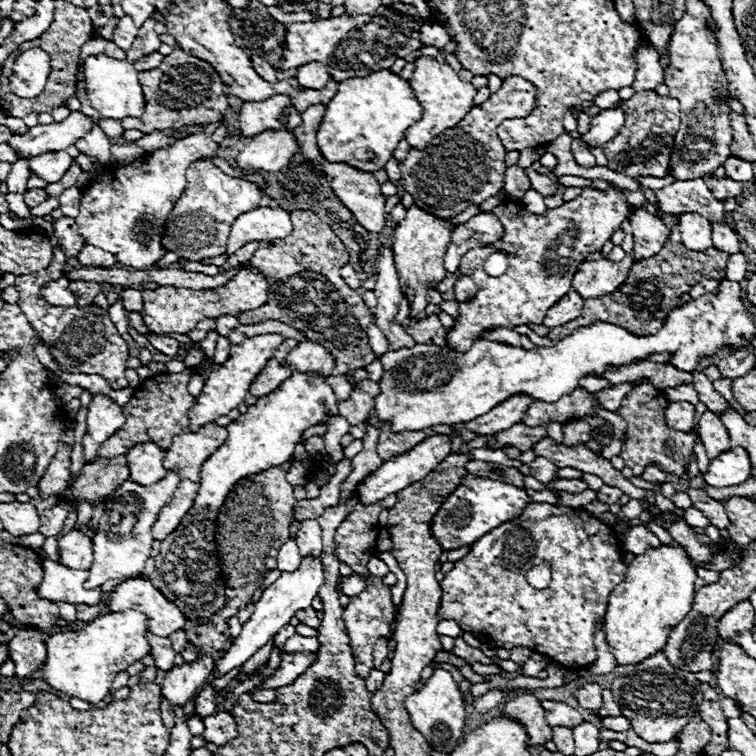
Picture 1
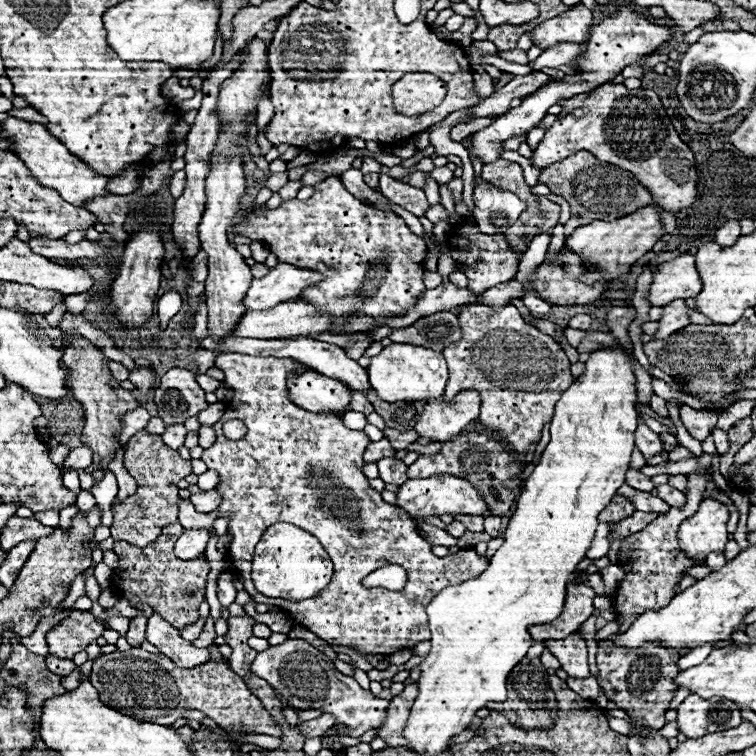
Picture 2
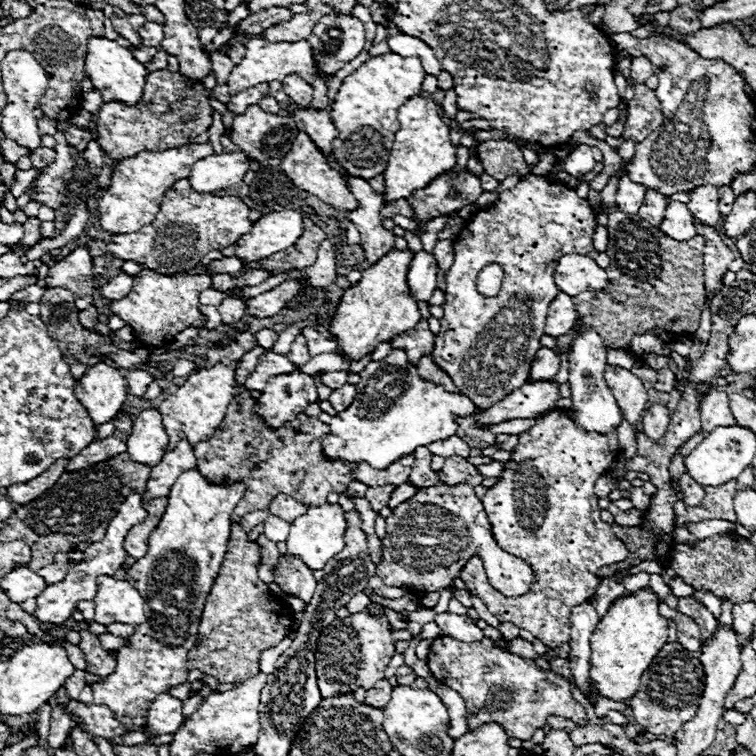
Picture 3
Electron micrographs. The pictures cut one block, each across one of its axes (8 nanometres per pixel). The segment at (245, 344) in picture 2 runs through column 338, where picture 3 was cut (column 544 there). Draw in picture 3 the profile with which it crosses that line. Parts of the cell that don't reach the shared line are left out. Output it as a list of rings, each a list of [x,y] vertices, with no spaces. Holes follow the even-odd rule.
[[[540,348],[532,360],[530,368],[530,378],[528,382],[540,382],[540,380],[550,380],[556,372],[560,370],[560,358],[550,350],[550,348]]]

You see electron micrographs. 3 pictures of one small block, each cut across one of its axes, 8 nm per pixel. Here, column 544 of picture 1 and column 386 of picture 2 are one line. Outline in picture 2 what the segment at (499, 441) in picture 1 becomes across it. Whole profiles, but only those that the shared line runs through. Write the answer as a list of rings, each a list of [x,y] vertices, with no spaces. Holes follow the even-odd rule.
[[[386,428],[386,430],[384,430],[384,436],[390,440],[390,444],[392,444],[396,450],[406,448],[408,444],[412,444],[412,442],[416,442],[416,440],[420,438],[420,436],[418,436],[418,432],[414,432],[414,430],[410,430],[410,432],[402,434],[402,432],[396,432],[396,430],[390,430],[390,428]]]

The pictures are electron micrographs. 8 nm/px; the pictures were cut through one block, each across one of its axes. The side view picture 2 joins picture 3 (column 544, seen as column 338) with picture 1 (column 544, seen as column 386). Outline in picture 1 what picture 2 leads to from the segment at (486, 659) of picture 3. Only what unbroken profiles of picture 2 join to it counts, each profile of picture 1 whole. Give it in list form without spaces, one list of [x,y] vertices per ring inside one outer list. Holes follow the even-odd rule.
[[[544,700],[544,710],[546,710],[546,722],[554,726],[566,726],[566,728],[576,728],[576,724],[582,724],[584,718],[570,708],[564,702],[554,702],[554,700]]]

